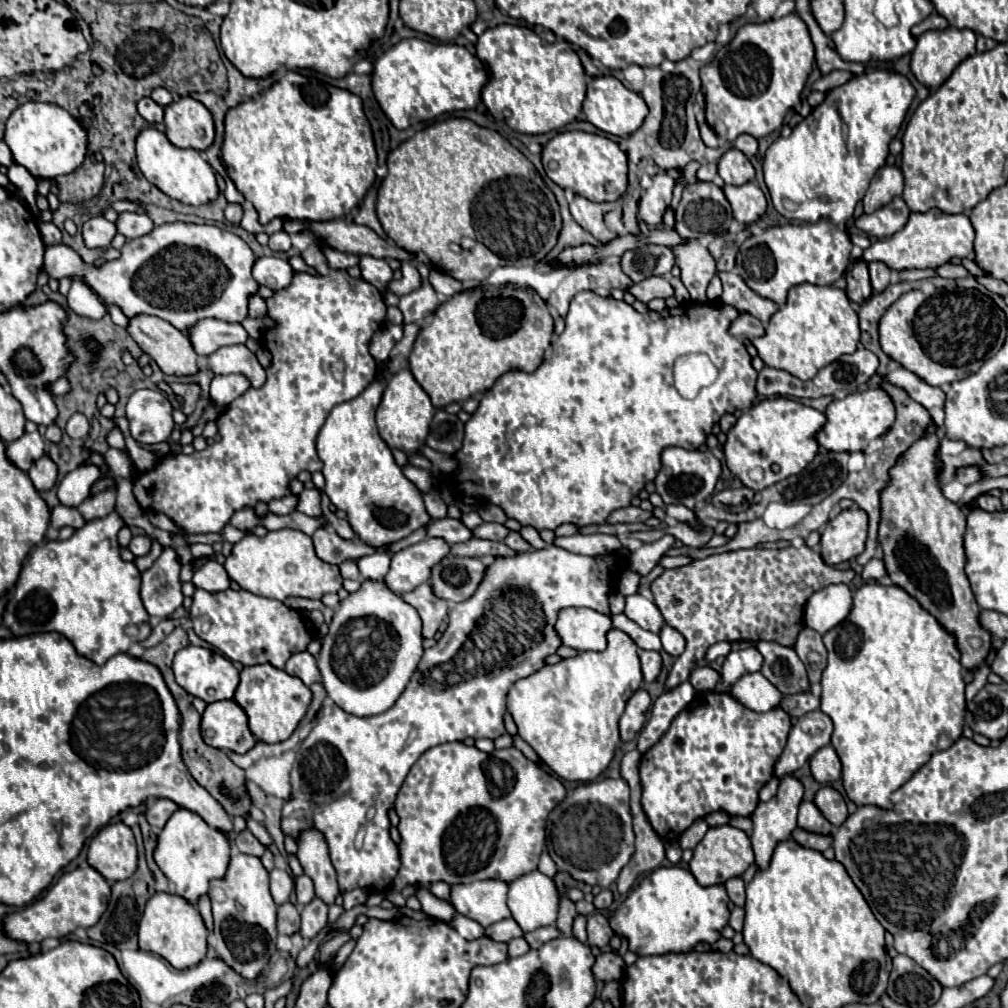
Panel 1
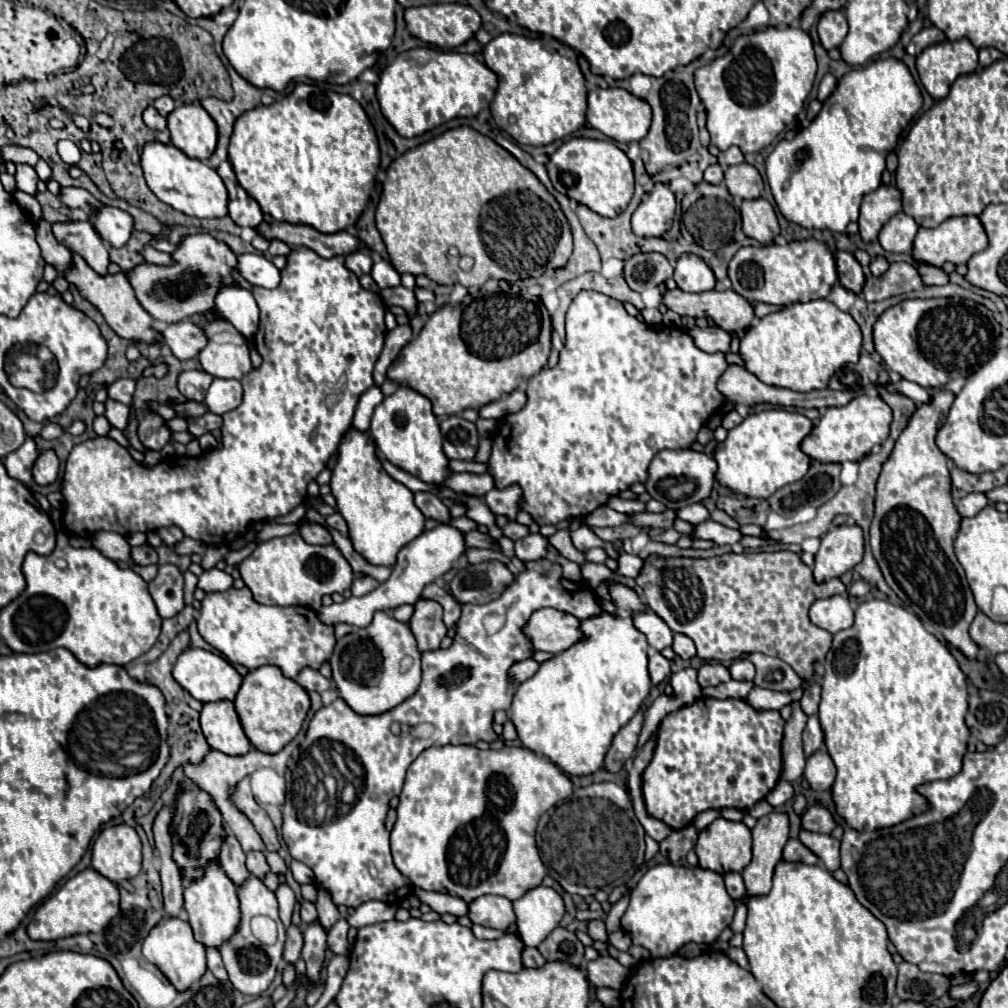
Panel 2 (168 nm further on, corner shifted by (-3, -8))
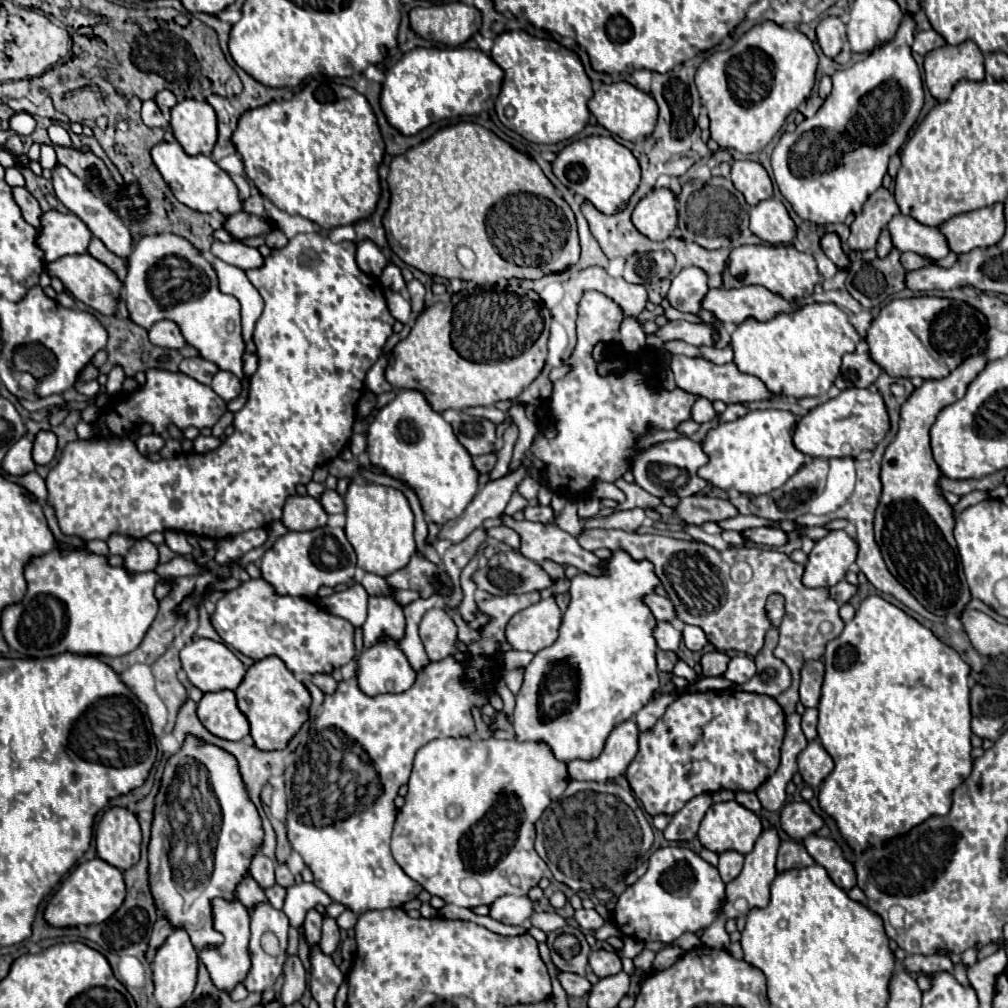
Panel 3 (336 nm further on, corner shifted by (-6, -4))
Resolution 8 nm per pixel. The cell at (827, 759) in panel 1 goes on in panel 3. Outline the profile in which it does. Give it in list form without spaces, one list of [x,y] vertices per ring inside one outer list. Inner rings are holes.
[[[817,739],[811,741],[799,753],[797,763],[799,763],[799,773],[803,775],[803,781],[811,787],[819,787],[823,779],[833,771],[833,759]]]

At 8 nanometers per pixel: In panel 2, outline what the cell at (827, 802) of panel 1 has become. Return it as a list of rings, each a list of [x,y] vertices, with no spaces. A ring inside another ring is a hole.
[[[812,805],[806,809],[806,813],[802,815],[802,829],[804,831],[816,831],[816,833],[830,833],[836,827],[832,815],[820,807],[820,805]]]

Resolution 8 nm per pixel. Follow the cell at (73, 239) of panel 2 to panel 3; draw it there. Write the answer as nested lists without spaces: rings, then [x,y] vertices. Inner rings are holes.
[[[47,211],[41,217],[43,233],[39,233],[39,247],[45,251],[45,261],[53,263],[65,255],[87,253],[91,243],[89,227],[73,213]]]

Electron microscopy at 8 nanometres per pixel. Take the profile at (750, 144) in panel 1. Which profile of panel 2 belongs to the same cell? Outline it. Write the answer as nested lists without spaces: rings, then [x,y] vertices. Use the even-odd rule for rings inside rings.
[[[730,147],[730,149],[726,149],[726,151],[722,151],[718,155],[720,165],[738,165],[742,161],[744,161],[744,155],[742,155],[742,151],[738,147]]]

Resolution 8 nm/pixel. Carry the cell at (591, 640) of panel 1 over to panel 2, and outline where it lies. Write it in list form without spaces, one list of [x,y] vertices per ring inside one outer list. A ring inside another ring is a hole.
[[[558,609],[534,611],[524,625],[524,635],[532,641],[536,651],[546,653],[562,653],[562,649],[568,649],[574,641],[582,639],[578,619]]]

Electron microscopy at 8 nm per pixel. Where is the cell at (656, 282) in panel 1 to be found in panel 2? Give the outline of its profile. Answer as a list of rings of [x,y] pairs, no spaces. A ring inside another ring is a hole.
[[[680,289],[668,291],[664,295],[664,305],[678,315],[688,317],[706,317],[714,321],[724,331],[744,331],[754,319],[754,307],[748,299],[734,293],[732,289],[726,289],[722,293],[718,291],[704,291],[704,293],[684,293]]]

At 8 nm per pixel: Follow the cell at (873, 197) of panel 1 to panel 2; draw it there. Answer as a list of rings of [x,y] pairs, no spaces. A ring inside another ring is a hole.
[[[880,185],[874,193],[868,193],[862,199],[860,217],[858,217],[862,241],[864,243],[876,241],[884,223],[890,217],[894,217],[894,213],[898,213],[900,209],[902,209],[902,201],[896,187]]]

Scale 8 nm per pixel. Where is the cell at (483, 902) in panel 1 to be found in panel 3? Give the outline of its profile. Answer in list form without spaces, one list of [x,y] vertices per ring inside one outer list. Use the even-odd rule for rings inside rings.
[[[515,895],[499,897],[489,907],[489,917],[505,925],[523,925],[525,919],[531,917],[531,913],[533,913],[531,901],[527,897],[515,897]]]

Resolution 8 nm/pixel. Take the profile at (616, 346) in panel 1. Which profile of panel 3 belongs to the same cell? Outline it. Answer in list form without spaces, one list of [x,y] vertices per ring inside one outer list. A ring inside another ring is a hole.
[[[597,291],[583,293],[581,303],[577,307],[577,345],[571,357],[563,361],[563,365],[571,365],[571,371],[563,379],[553,383],[553,391],[549,399],[545,401],[545,417],[549,417],[549,423],[557,431],[557,435],[553,439],[547,439],[543,435],[543,427],[547,423],[541,423],[539,433],[531,445],[531,453],[545,463],[543,467],[545,485],[553,489],[555,493],[565,495],[571,501],[583,499],[585,493],[589,493],[591,485],[597,481],[615,483],[617,479],[621,479],[627,471],[631,471],[631,463],[639,455],[639,449],[635,449],[637,441],[645,435],[651,435],[663,429],[665,431],[677,429],[679,423],[689,421],[691,407],[699,399],[699,397],[693,397],[693,393],[685,393],[683,389],[677,389],[677,387],[673,391],[667,391],[663,383],[649,383],[647,379],[651,379],[651,375],[655,373],[655,369],[651,369],[655,365],[655,355],[649,355],[647,351],[637,355],[635,363],[629,363],[625,371],[619,371],[619,373],[611,371],[607,375],[601,375],[597,371],[599,361],[593,357],[593,349],[597,343],[603,343],[609,353],[615,353],[615,357],[621,357],[623,347],[617,341],[621,321],[623,321],[621,307],[613,299]]]

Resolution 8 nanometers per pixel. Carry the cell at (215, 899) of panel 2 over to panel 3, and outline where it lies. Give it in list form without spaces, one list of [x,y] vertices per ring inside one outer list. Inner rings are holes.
[[[221,897],[213,899],[213,927],[225,937],[225,941],[217,947],[205,947],[201,949],[199,957],[207,965],[209,975],[213,983],[223,989],[223,991],[233,991],[233,987],[245,979],[249,971],[249,953],[247,953],[247,943],[249,943],[249,911],[241,901],[225,901]]]

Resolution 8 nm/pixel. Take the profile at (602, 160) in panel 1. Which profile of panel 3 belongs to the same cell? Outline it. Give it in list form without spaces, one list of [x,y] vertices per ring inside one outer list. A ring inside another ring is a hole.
[[[593,135],[569,143],[553,161],[553,173],[567,189],[591,201],[605,215],[621,211],[641,181],[641,169],[633,153],[613,137],[603,135]]]

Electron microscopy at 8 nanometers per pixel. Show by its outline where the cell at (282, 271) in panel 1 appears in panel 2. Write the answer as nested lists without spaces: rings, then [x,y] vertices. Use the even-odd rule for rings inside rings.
[[[242,253],[238,255],[238,273],[250,283],[258,287],[278,287],[280,271],[268,261],[264,255],[258,253]]]

